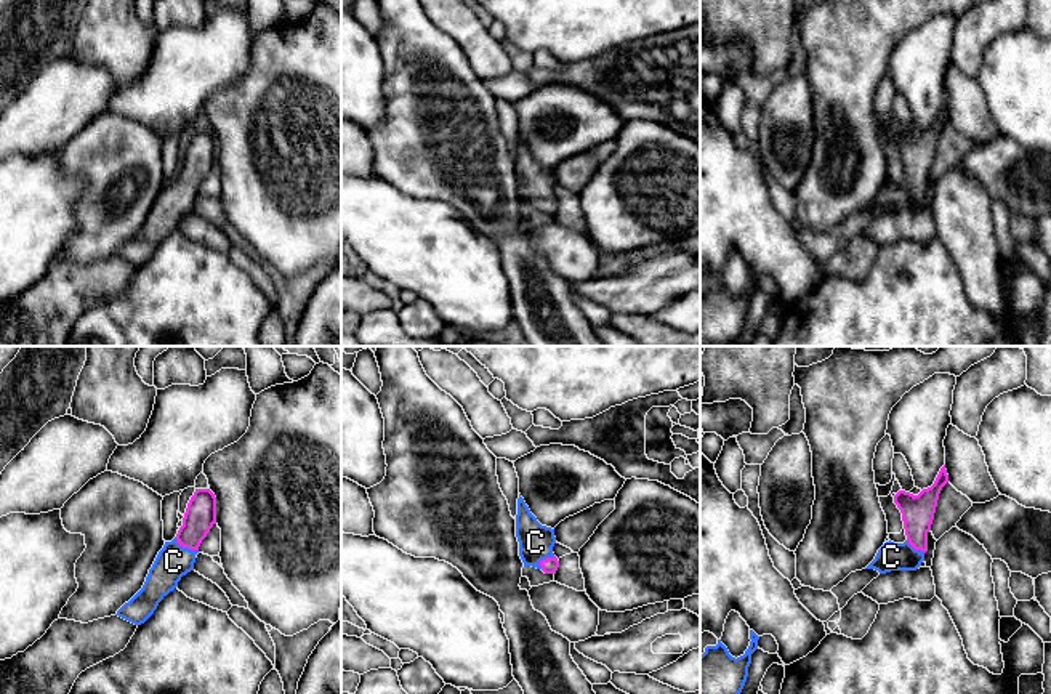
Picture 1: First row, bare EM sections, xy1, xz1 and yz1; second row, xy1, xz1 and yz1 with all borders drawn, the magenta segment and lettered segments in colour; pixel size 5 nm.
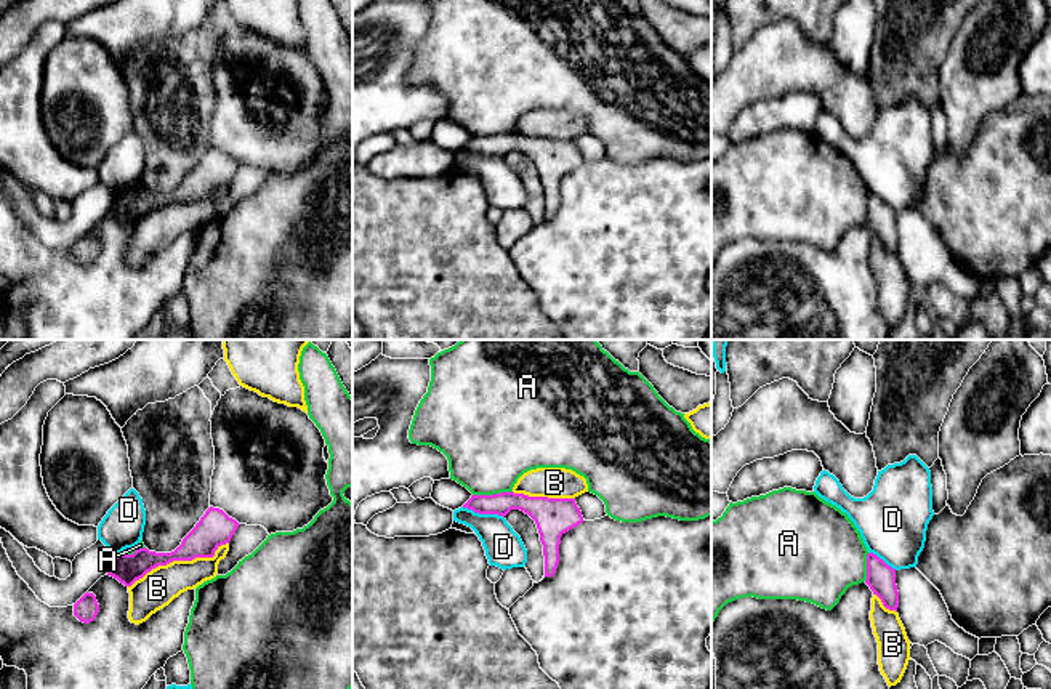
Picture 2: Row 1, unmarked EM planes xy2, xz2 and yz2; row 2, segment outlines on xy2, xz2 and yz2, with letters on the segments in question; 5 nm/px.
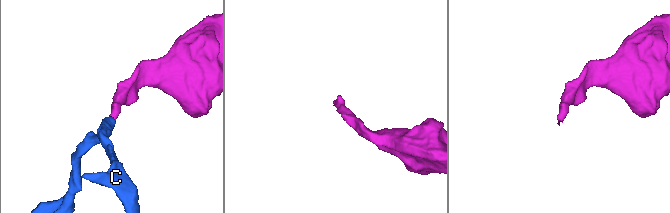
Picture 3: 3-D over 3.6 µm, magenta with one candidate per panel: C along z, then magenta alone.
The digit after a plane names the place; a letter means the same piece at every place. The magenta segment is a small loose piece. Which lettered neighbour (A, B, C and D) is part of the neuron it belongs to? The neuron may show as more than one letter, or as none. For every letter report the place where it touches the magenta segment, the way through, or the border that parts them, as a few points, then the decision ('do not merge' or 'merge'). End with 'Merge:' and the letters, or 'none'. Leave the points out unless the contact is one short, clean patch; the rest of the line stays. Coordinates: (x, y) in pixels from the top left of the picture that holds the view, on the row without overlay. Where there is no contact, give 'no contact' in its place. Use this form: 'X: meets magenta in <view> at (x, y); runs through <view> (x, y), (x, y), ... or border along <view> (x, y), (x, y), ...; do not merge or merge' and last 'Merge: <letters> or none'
A: meets magenta in xz2 at (494, 135); border along xz2 (511, 132), (473, 136); do not merge
B: meets magenta in xy2 at (178, 201); do not merge
C: meets magenta in xy1 at (186, 188); runs through xy1 (201, 156), (186, 188), (173, 202); merge
D: meets magenta in xz2 at (483, 154); do not merge
Merge: C

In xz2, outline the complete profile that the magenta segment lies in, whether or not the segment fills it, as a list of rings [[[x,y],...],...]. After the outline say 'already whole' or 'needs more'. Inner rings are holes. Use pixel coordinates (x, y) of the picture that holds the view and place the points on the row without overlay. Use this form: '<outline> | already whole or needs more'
[[[501,133],[493,136],[471,136],[463,149],[479,155],[506,157],[511,151],[529,155],[538,170],[545,197],[545,218],[553,218],[559,205],[561,178],[583,163],[575,139],[529,138]]] | already whole

